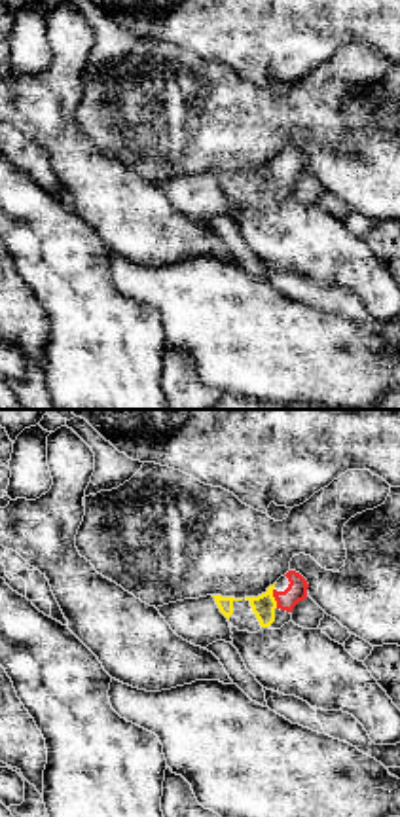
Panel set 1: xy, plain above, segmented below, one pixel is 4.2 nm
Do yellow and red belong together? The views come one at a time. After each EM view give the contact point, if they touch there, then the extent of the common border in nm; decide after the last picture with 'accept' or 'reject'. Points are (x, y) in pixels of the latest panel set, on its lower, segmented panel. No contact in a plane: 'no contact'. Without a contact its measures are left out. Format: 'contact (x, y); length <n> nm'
contact (273, 598); length 90 nm

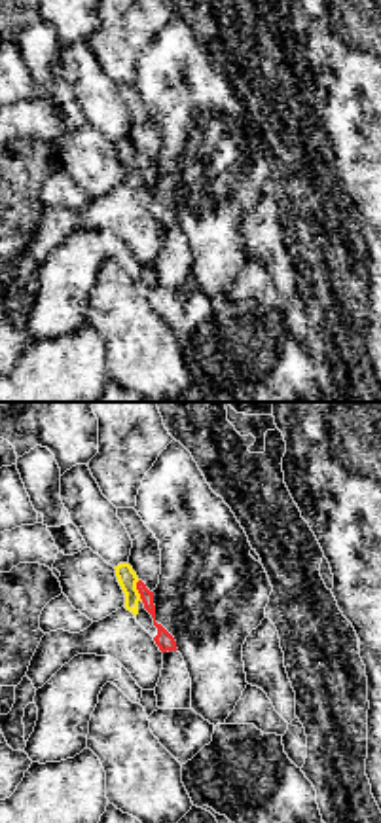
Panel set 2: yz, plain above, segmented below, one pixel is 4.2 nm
contact (137, 590); length 90 nm

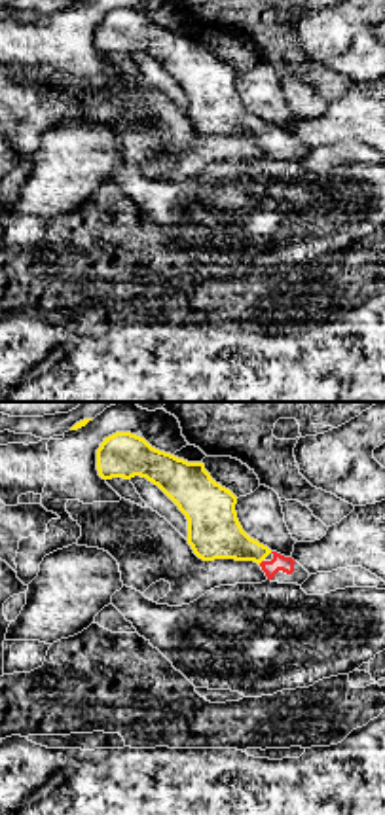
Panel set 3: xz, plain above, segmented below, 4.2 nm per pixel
contact (260, 561); length 30 nm

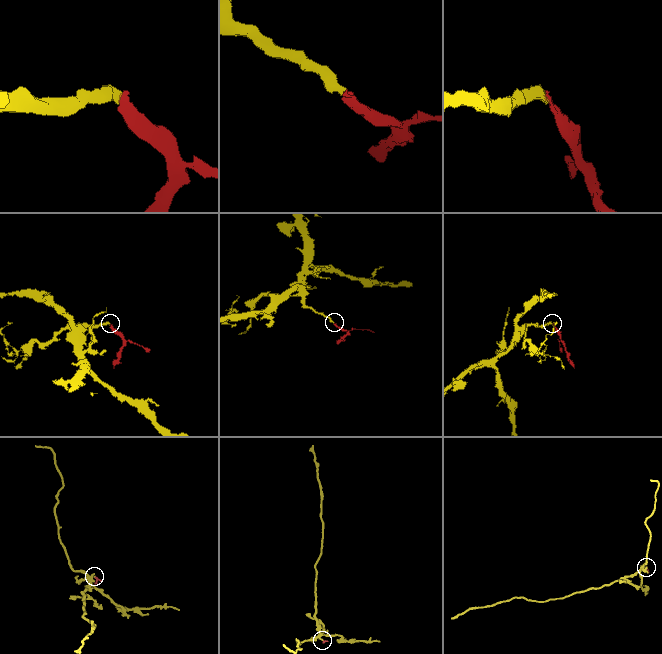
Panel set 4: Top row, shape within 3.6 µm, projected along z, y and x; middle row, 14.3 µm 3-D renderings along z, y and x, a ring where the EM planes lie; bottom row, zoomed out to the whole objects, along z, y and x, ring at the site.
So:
accept

